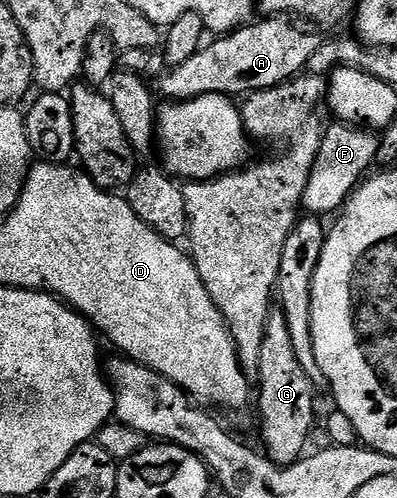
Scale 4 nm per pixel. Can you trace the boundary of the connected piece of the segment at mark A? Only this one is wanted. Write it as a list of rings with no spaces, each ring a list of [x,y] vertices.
[[[266,17],[215,38],[212,45],[203,46],[186,62],[173,66],[160,78],[160,91],[165,100],[182,102],[202,94],[222,94],[231,97],[268,90],[299,76],[320,44],[321,38],[306,33],[284,17]]]

